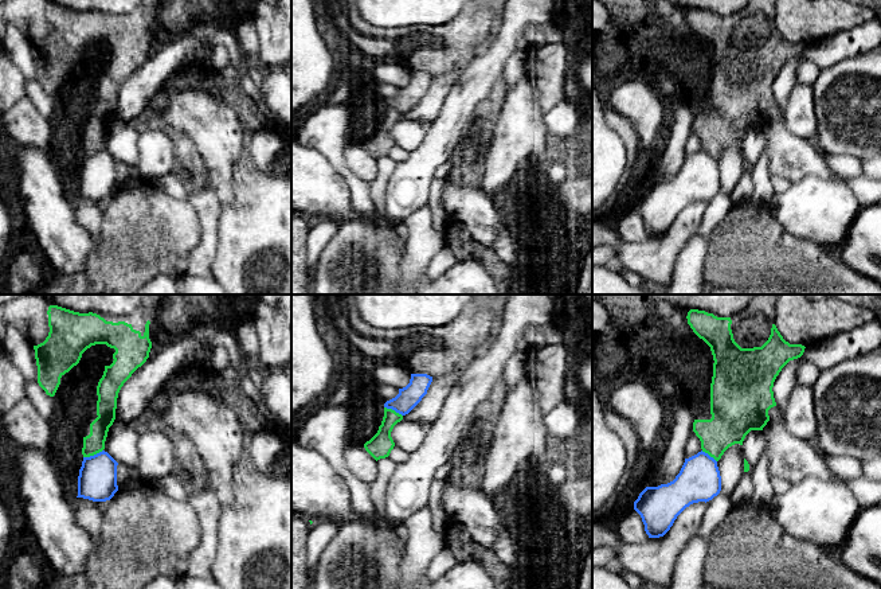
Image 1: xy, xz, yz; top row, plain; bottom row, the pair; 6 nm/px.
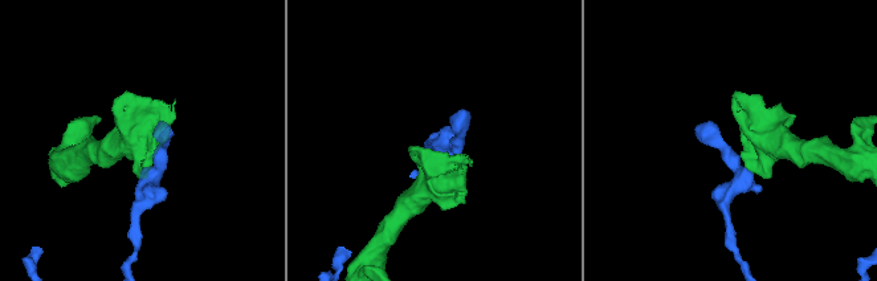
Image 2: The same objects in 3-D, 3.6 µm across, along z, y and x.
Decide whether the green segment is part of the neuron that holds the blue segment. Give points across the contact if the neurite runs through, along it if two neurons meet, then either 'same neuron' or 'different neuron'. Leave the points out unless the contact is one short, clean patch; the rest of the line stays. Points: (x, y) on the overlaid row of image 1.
border xy (102, 449), (83, 457); different neuron

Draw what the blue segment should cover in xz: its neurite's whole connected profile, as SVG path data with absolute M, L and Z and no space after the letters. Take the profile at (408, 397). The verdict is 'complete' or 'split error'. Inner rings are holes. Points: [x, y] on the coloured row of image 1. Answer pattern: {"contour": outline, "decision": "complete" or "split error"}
{"contour": "M411 374L410 383L399 389L399 394L387 401L384 407L392 409L402 416L408 414L427 394L431 382L432 377L427 374Z", "decision": "complete"}

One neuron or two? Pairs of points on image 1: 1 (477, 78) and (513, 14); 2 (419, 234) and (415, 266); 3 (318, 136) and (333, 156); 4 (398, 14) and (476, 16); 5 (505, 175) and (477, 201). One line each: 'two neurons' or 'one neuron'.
1: one neuron
2: one neuron
3: one neuron
4: two neurons
5: two neurons

